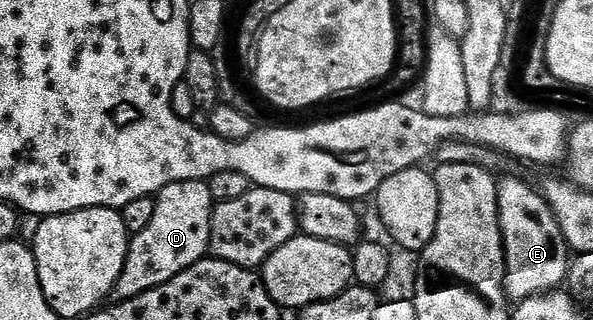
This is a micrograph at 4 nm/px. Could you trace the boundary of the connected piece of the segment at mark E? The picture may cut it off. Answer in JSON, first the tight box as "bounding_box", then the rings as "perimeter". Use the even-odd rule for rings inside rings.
{"bounding_box":[498,177,572,303],"perimeter":[[[518,177],[498,181],[498,222],[502,228],[502,250],[506,253],[506,295],[511,302],[521,303],[529,297],[552,293],[567,280],[572,264],[572,250],[560,231],[560,223],[550,210],[550,204],[537,188]]]}

